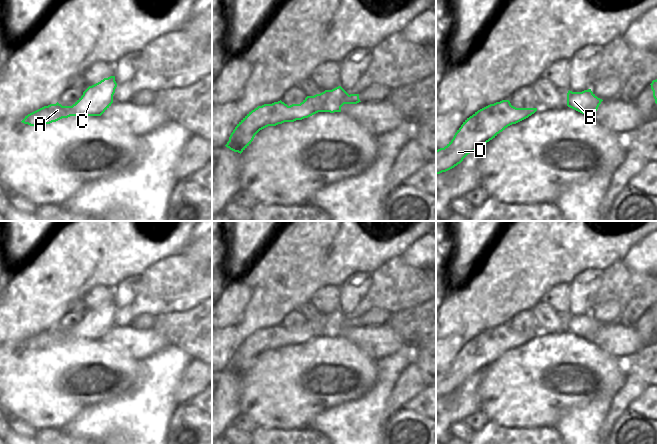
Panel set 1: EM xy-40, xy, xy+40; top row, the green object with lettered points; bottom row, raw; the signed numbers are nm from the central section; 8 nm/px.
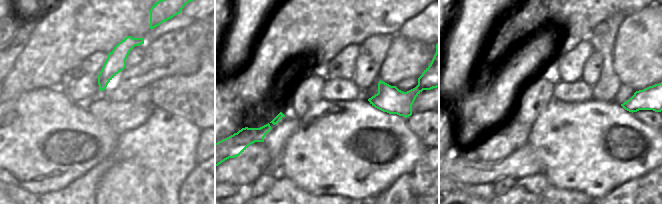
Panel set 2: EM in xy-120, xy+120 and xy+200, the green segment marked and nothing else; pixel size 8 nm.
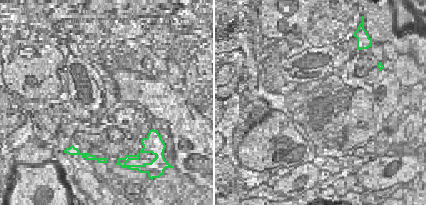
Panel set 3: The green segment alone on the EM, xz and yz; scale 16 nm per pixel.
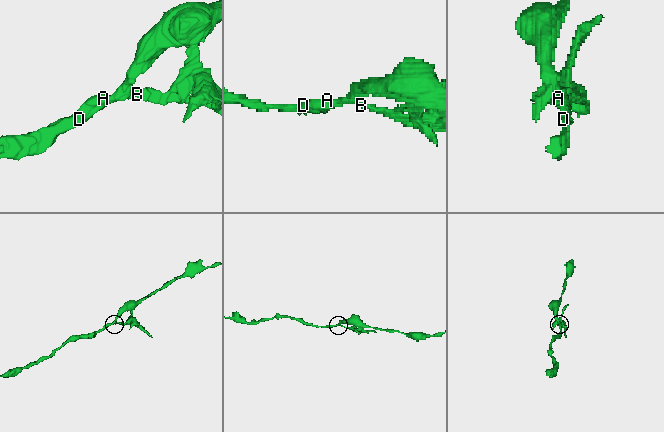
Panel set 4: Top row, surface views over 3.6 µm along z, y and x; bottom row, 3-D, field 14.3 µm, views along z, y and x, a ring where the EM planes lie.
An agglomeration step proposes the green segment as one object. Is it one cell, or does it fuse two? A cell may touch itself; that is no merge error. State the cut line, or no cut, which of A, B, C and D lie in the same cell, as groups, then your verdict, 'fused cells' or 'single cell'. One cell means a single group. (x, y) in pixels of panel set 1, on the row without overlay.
cut xy (349, 319), (350, 325), (358, 326); groups A C D / B; fused cells

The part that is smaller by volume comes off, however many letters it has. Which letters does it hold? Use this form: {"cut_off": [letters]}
{"cut_off": ["B"]}

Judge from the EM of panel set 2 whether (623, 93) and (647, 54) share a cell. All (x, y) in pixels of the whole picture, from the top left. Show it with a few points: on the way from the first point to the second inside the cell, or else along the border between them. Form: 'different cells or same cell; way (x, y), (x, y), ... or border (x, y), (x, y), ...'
different cells; border (622, 83), (630, 86), (635, 91)

